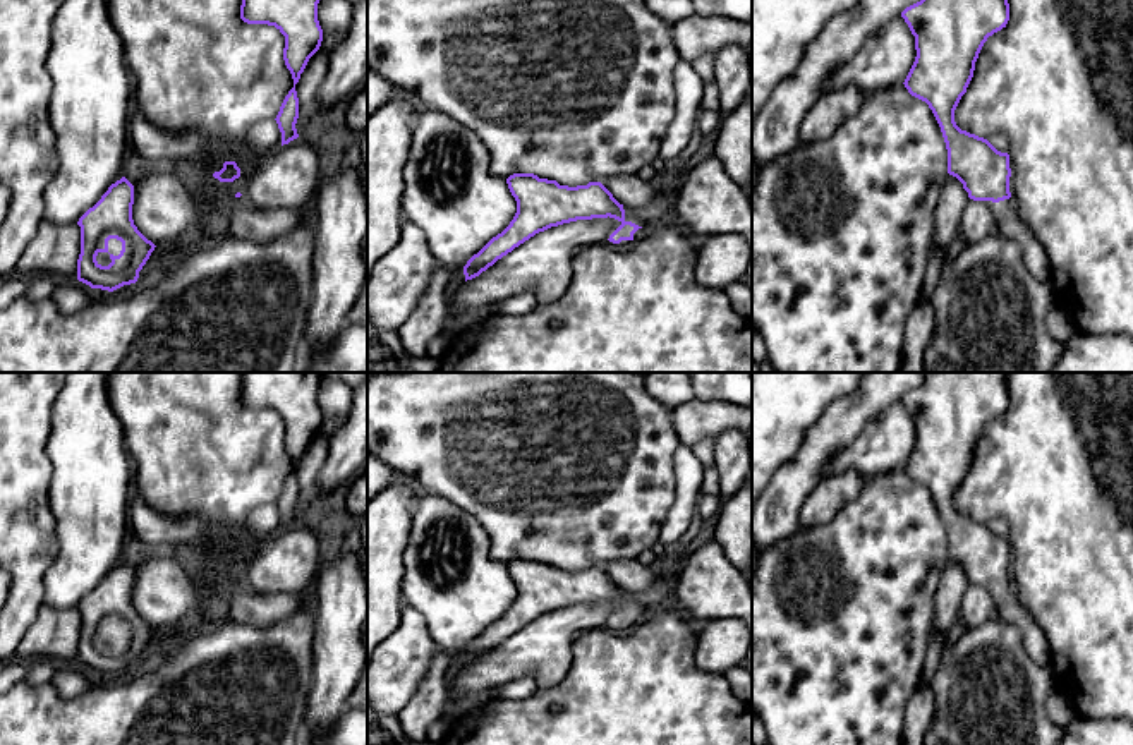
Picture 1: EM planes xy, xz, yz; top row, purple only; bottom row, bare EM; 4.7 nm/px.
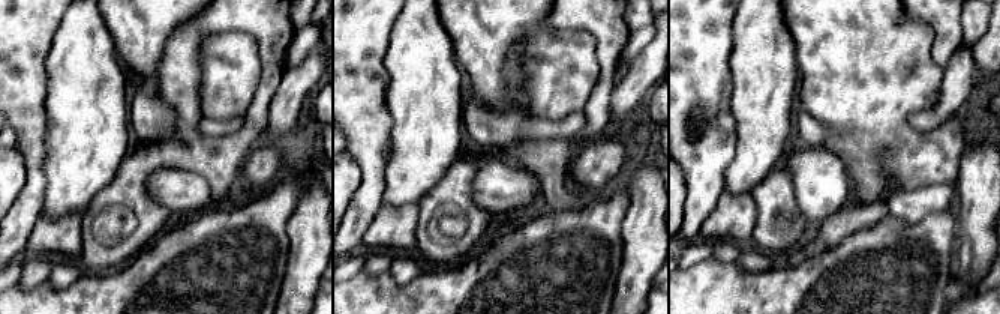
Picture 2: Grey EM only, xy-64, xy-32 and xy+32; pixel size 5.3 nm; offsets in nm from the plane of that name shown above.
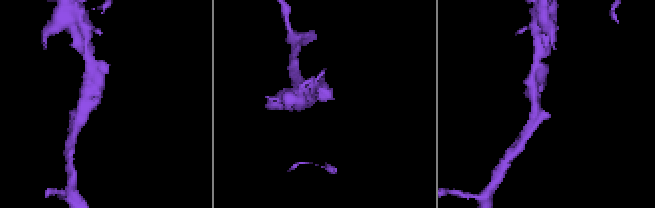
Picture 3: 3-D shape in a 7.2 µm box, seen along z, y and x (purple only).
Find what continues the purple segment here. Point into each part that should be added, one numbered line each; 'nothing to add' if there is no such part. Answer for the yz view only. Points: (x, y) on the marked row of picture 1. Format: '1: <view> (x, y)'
1: yz (1010, 225)

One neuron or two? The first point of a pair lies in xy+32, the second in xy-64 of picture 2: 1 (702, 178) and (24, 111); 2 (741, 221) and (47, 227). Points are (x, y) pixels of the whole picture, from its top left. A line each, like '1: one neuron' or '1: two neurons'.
1: one neuron
2: one neuron

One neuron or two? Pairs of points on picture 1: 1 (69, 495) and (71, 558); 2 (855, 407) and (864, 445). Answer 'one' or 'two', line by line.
1: one
2: two

